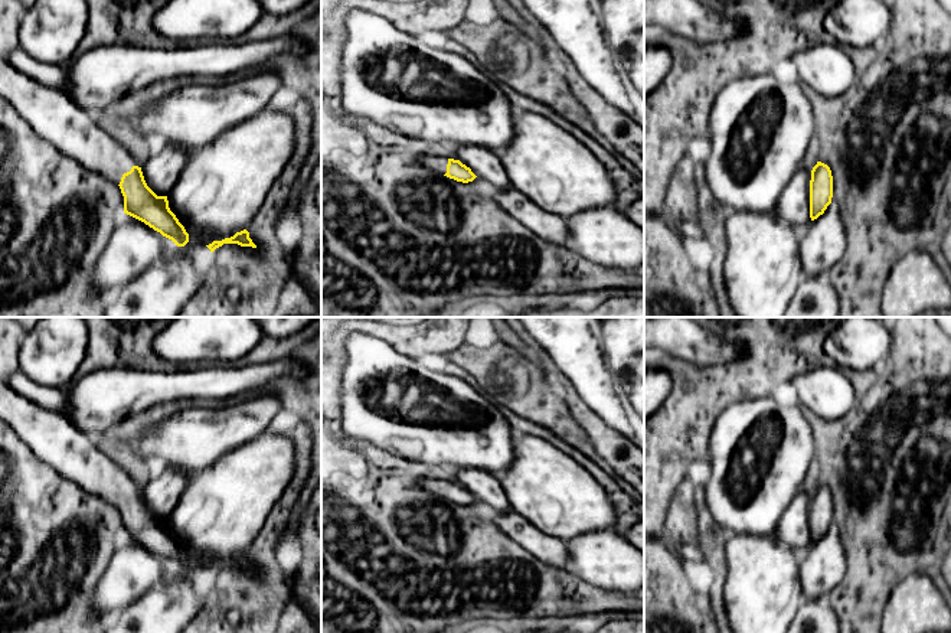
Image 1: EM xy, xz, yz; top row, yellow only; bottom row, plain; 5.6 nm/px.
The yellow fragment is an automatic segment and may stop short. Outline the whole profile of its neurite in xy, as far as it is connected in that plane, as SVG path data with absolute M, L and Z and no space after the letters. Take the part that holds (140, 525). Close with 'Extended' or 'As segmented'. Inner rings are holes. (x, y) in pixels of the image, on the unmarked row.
M0 382L0 418L62 477L115 505L124 519L124 536L177 570L189 565L189 557L170 534L167 519L157 519L147 509L141 490L97 447L92 435L82 433L63 414L27 401L7 382Z. Extended

